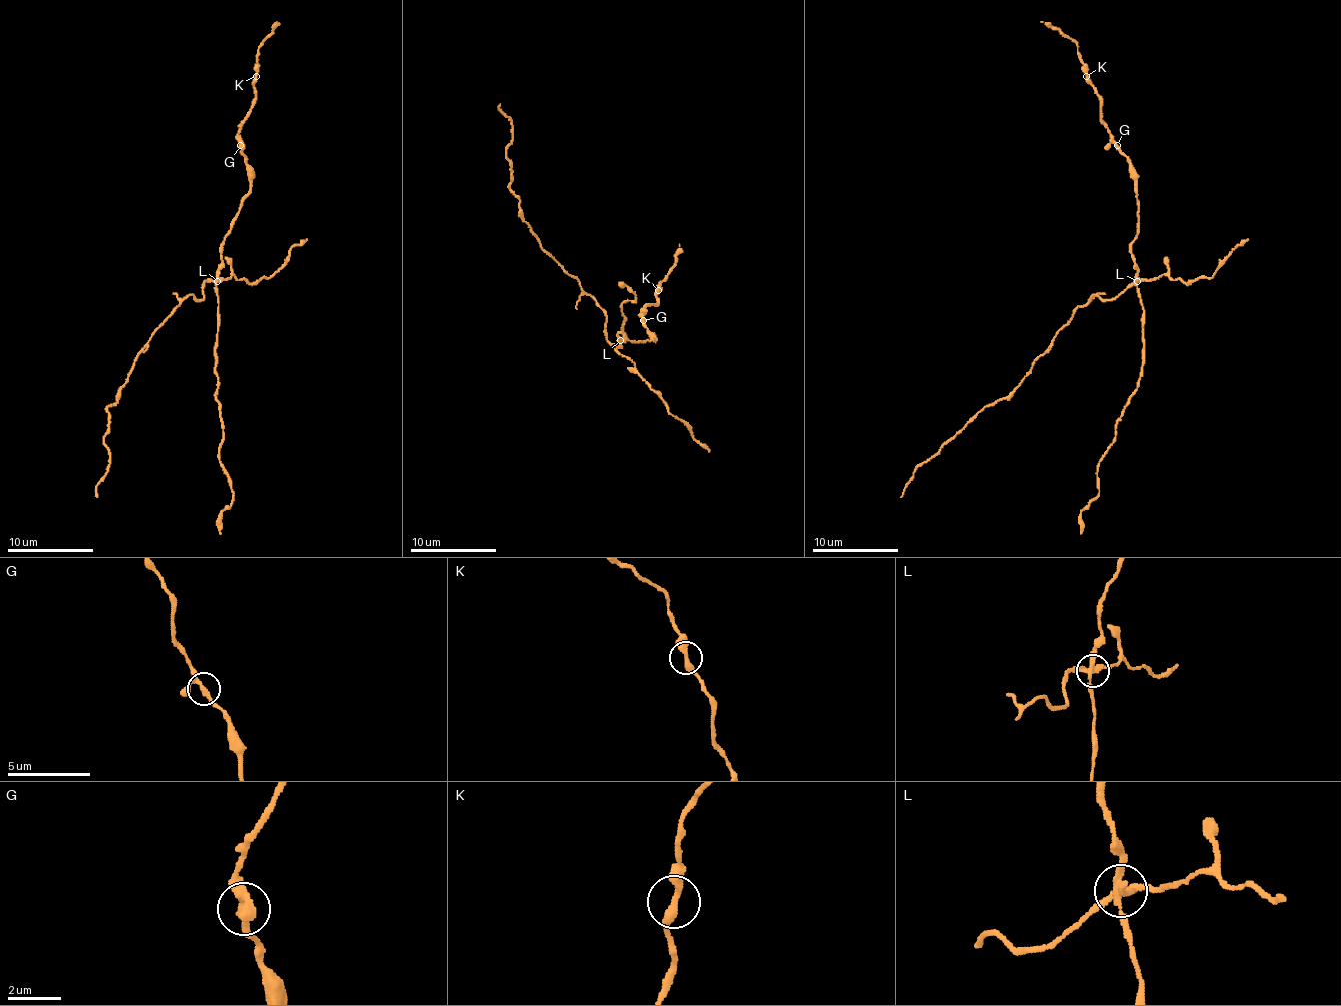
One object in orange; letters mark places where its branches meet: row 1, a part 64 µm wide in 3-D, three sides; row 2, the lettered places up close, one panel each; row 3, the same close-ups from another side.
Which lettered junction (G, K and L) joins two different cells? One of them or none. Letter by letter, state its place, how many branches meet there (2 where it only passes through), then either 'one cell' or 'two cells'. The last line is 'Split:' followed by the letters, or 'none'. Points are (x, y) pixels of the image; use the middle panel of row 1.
G: at (643, 320); 3 branches meet; one cell
K: at (658, 290); 2 branches meet; one cell
L: at (620, 340); 4 branches meet; two cells
Split: L

